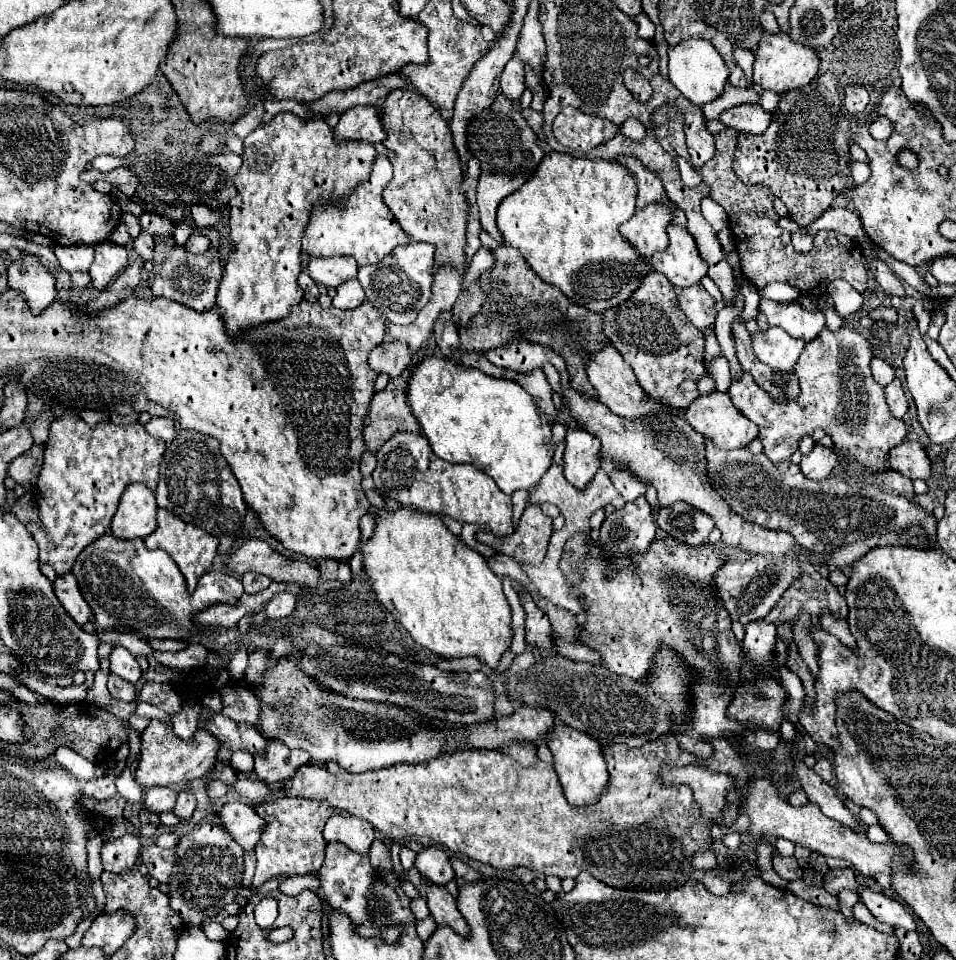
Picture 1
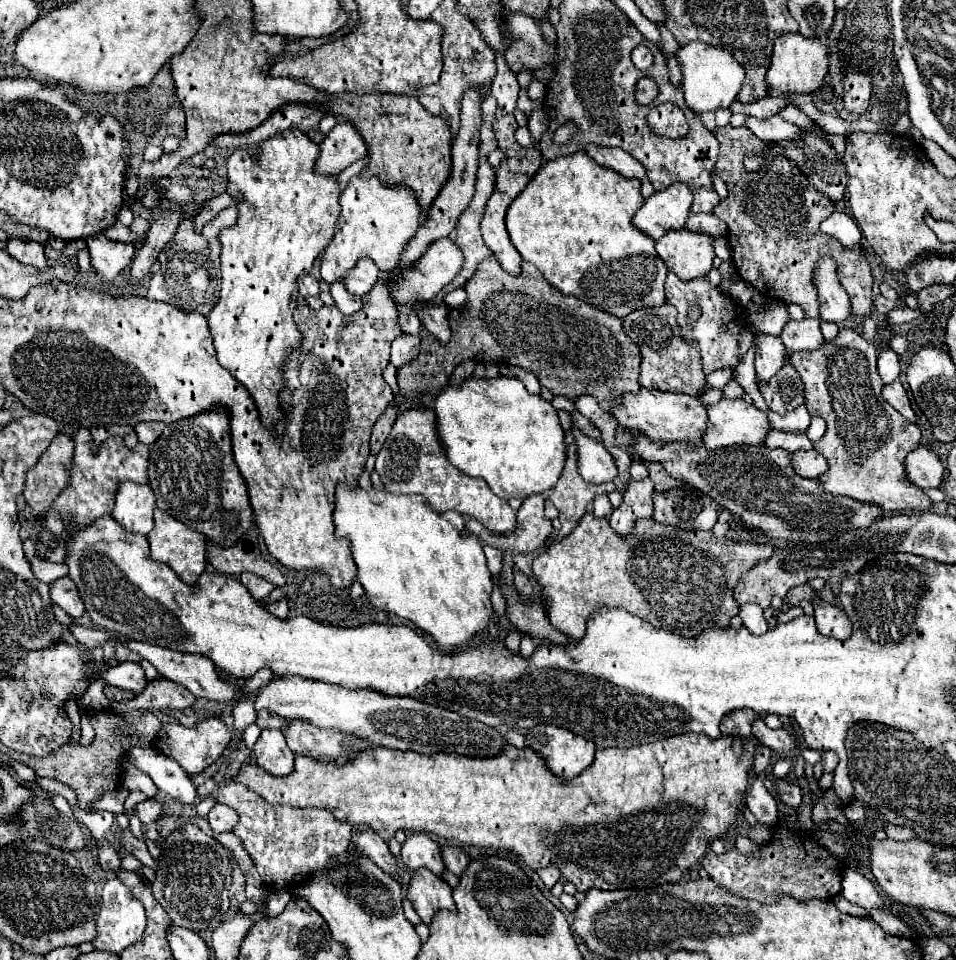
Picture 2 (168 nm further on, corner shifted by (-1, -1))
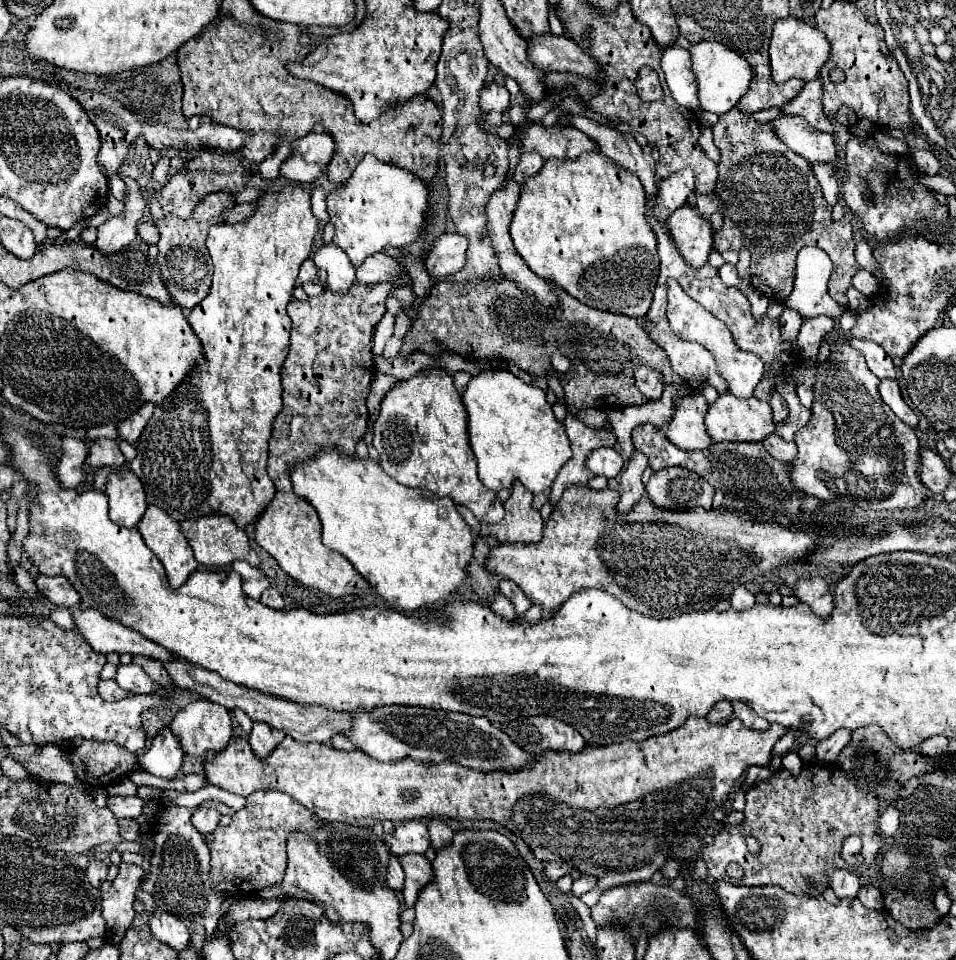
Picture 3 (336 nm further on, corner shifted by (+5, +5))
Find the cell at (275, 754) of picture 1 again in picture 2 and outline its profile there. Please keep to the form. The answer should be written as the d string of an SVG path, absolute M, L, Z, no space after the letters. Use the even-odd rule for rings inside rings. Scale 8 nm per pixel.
M264 729L254 745L256 763L266 769L270 775L284 777L292 773L294 767L294 753L286 745L286 737L282 731Z

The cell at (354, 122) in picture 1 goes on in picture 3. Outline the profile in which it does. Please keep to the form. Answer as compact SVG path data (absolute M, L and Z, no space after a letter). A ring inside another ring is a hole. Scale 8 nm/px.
M310 131L294 143L294 153L284 161L280 173L296 183L314 183L326 171L334 155L334 147L334 139L330 139L328 131Z

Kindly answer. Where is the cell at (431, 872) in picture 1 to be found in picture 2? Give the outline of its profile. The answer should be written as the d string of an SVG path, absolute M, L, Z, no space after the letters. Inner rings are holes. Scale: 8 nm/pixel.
M426 833L408 835L408 839L402 845L400 859L410 871L416 871L420 867L430 869L436 875L442 875L442 871L444 871L444 861L442 861L442 855L440 855L440 847Z

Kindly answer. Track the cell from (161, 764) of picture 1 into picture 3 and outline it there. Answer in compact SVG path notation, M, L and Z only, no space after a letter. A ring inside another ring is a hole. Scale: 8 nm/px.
M194 701L186 705L170 723L180 747L190 757L202 757L208 751L222 751L232 737L230 711L212 701Z

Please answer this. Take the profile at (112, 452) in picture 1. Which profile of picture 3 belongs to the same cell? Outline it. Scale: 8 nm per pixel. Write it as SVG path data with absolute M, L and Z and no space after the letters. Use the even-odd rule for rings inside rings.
M98 439L98 441L84 441L88 447L88 457L84 461L84 487L90 491L94 489L94 475L104 467L122 467L126 463L126 457L122 455L118 443L114 439Z

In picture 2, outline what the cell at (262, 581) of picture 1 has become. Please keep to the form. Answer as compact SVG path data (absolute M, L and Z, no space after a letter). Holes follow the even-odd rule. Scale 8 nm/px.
M244 571L244 573L240 575L240 581L246 585L246 589L250 591L250 595L252 595L258 603L264 603L264 601L268 599L268 595L272 593L272 589L274 589L272 583L268 583L266 579L260 579L258 575L252 575L252 573L248 573L248 571Z

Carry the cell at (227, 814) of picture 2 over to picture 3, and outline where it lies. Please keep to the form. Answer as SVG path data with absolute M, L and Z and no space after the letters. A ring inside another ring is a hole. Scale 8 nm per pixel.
M198 807L192 815L192 823L194 827L202 833L202 835L208 835L212 833L216 827L218 827L218 821L220 821L222 813L218 809L204 809L204 807Z

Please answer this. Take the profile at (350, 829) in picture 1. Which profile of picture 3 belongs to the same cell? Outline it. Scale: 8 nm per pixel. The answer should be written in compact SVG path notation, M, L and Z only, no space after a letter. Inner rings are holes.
M392 855L388 861L388 887L394 891L402 891L404 885L404 871L400 867L400 861Z

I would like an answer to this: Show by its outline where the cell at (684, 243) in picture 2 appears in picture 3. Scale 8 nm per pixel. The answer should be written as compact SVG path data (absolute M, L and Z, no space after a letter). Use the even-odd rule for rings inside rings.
M688 205L676 209L666 221L670 239L678 253L692 267L702 267L712 247L712 229Z

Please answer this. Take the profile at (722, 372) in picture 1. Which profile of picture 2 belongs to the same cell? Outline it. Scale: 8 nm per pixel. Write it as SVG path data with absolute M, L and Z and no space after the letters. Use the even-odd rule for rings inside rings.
M730 379L722 391L724 391L724 397L726 397L726 399L738 399L738 397L744 397L744 393L746 393L746 391L736 383L736 379Z

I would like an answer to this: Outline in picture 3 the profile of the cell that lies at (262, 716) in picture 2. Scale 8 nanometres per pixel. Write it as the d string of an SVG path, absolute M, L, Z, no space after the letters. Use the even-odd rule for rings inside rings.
M184 659L166 663L164 667L170 673L176 687L200 693L207 700L214 701L214 703L218 703L226 709L242 709L252 721L268 723L274 729L280 729L286 735L294 737L296 741L330 743L330 737L334 733L342 733L350 727L350 715L346 715L346 713L336 713L336 711L330 711L326 707L298 705L294 701L282 701L282 697L266 697L266 693L254 693L254 689L242 689L240 685L222 679L218 673L202 669L202 667L188 663Z

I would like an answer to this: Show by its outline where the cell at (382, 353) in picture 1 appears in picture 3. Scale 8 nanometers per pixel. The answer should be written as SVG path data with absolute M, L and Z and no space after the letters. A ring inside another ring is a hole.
M406 313L396 315L396 329L394 329L394 337L404 339L404 337L406 337L406 333L410 331L410 327L412 327L412 319L410 319Z

